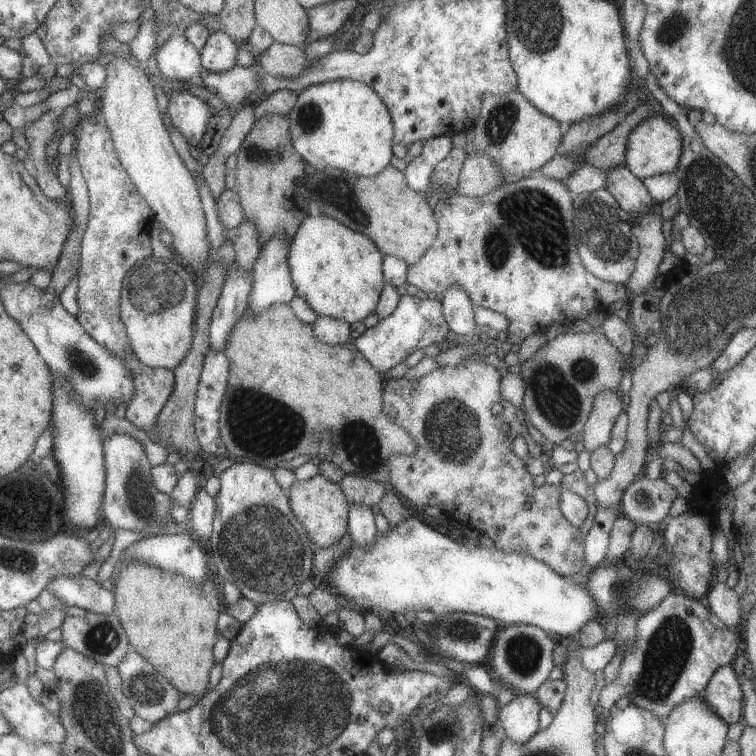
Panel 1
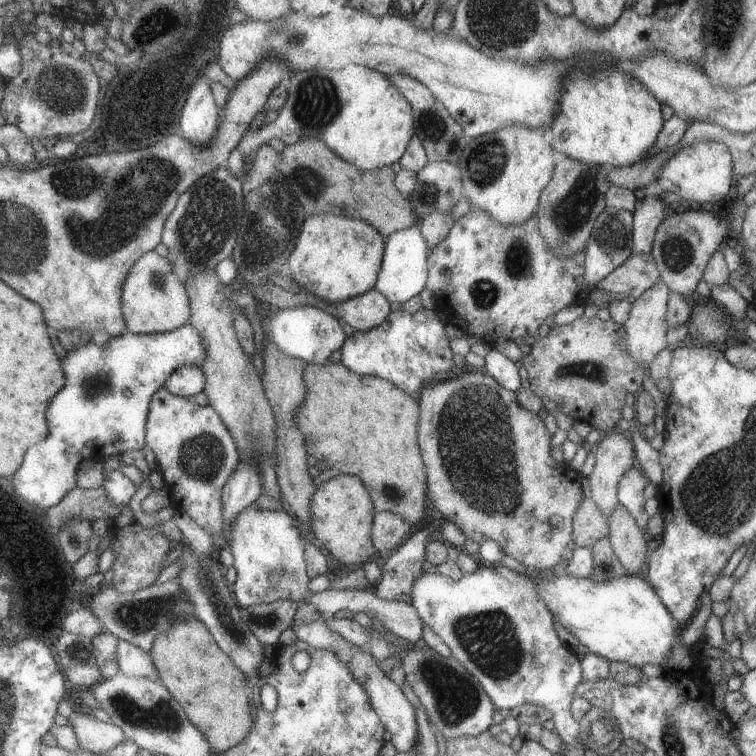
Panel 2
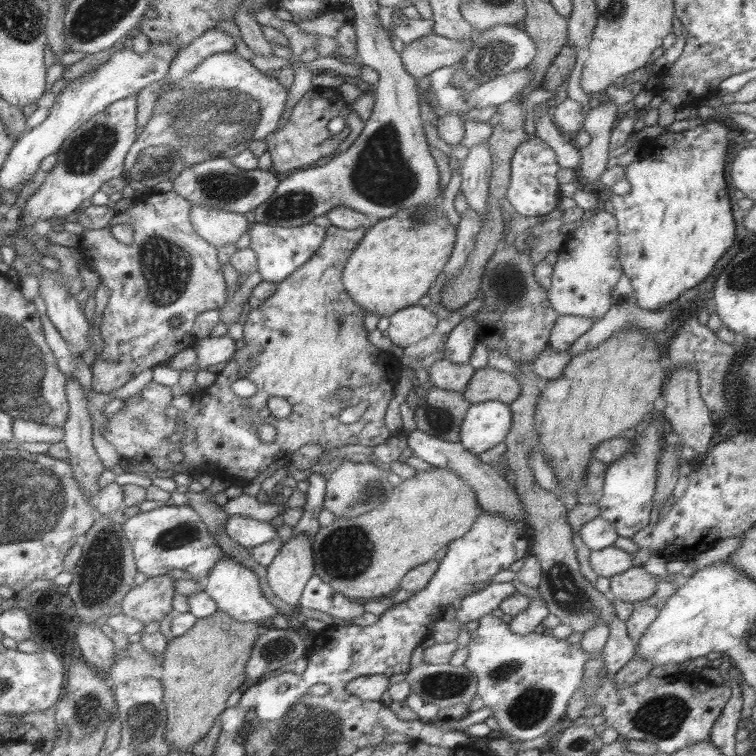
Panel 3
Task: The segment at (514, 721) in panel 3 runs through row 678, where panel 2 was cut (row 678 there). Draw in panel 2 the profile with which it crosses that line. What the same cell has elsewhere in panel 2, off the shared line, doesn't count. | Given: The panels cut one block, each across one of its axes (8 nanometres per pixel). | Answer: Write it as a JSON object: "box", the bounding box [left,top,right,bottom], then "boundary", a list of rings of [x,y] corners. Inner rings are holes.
{"box":[412,562,583,748],"boundary":[[[482,562],[476,572],[462,576],[458,582],[439,573],[426,573],[412,586],[412,605],[453,657],[476,678],[497,709],[512,710],[526,703],[544,707],[555,723],[554,732],[567,748],[583,744],[582,726],[572,715],[574,692],[583,680],[581,661],[574,648],[559,640],[554,616],[528,576],[500,564]]]}

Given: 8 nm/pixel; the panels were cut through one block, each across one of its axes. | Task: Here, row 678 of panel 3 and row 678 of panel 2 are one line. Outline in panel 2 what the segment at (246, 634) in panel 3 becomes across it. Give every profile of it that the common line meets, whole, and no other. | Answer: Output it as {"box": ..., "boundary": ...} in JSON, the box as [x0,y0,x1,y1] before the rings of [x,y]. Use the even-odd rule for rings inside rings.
{"box":[149,616,256,754],"boundary":[[[195,616],[176,618],[172,630],[158,634],[149,651],[161,682],[184,708],[187,718],[206,736],[214,754],[226,754],[246,740],[256,724],[252,718],[246,677],[216,643],[208,628]]]}

